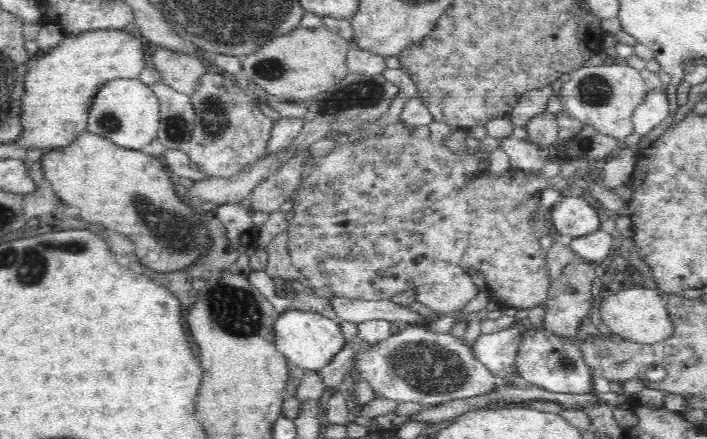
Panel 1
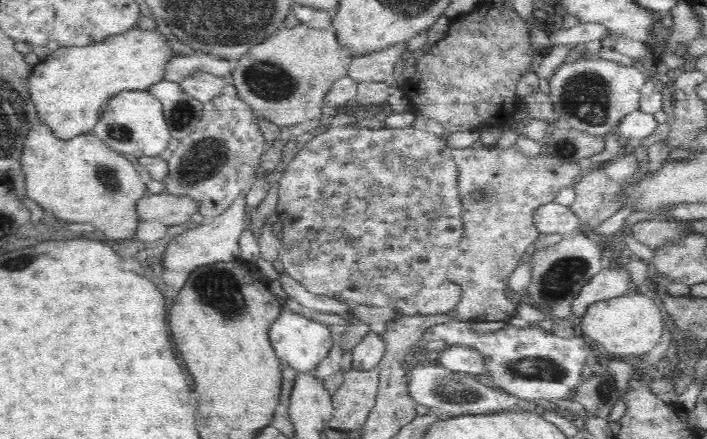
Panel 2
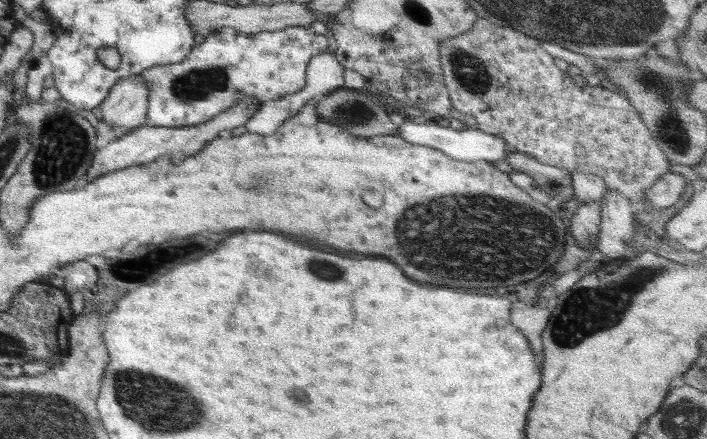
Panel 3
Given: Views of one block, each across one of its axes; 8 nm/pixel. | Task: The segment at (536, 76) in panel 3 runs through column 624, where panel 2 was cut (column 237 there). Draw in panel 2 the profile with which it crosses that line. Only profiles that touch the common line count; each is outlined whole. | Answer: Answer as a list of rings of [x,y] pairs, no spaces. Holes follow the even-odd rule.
[[[220,94],[203,103],[203,112],[196,130],[176,142],[176,147],[166,155],[169,171],[162,181],[165,192],[172,196],[190,197],[196,202],[197,212],[202,216],[218,216],[226,212],[244,188],[248,188],[255,181],[261,167],[260,156],[265,148],[266,143],[252,109],[237,95]]]

